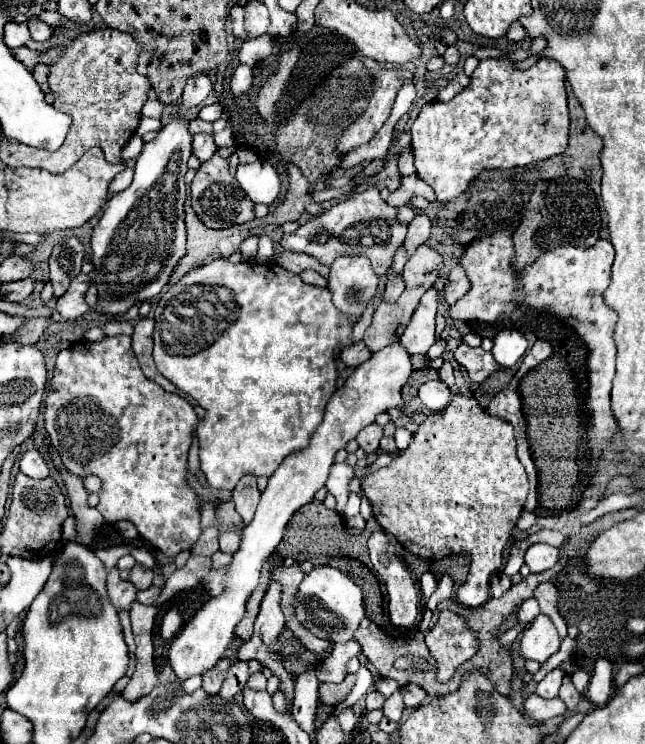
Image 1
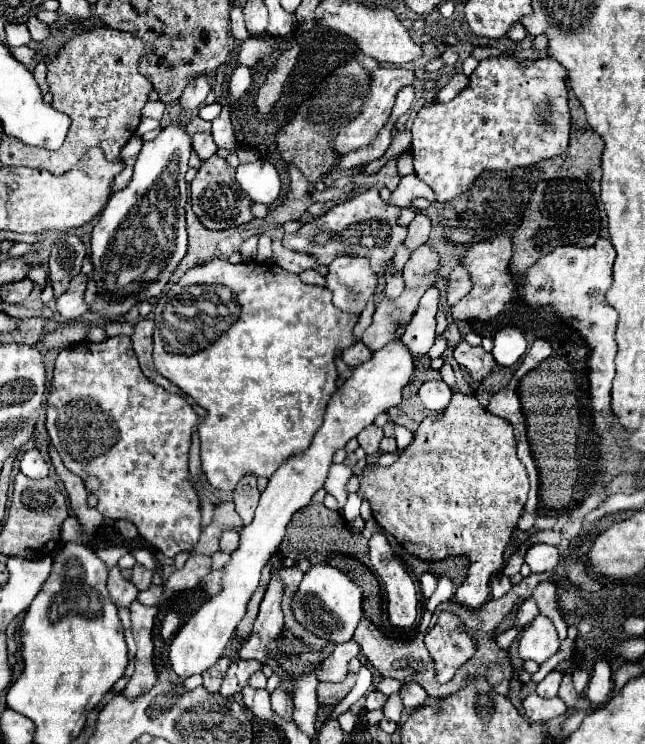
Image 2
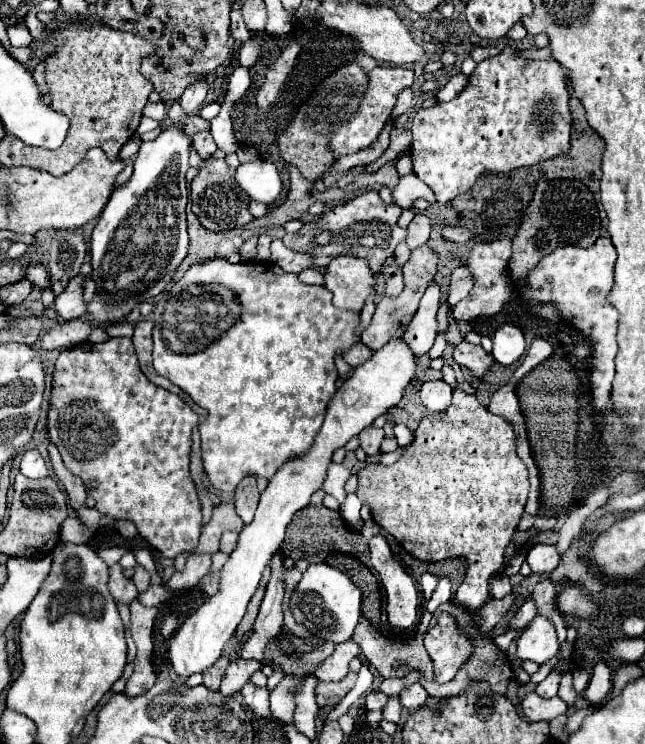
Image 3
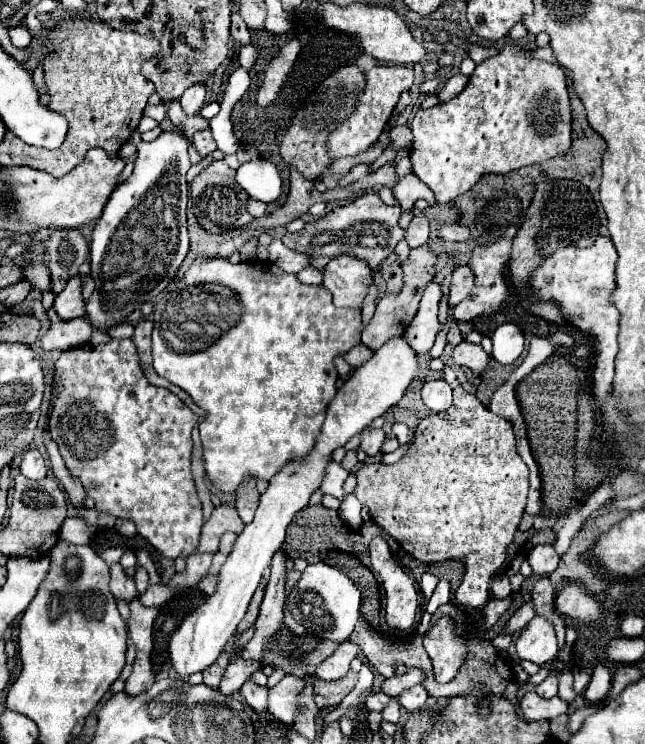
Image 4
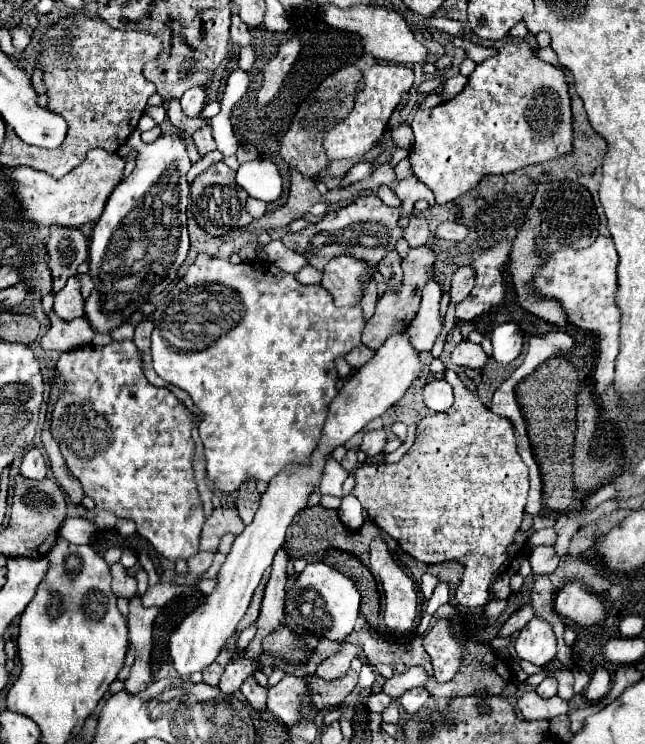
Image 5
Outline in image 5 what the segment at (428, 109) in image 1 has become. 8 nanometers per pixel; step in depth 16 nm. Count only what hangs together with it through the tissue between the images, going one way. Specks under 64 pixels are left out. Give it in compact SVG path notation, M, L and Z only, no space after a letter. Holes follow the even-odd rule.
M506 42L494 58L476 66L460 94L426 112L418 110L412 130L414 146L408 156L412 172L434 192L436 204L446 204L476 188L486 176L508 174L572 152L566 76L540 60L528 42Z

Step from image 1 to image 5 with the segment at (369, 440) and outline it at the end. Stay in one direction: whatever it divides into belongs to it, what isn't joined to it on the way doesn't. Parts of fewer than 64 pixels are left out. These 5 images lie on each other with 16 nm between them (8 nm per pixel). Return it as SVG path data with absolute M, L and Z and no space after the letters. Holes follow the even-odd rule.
M382 428L380 430L372 430L372 432L366 432L364 434L364 440L360 444L362 452L368 458L374 458L378 454L384 454L384 446L386 446L386 432Z

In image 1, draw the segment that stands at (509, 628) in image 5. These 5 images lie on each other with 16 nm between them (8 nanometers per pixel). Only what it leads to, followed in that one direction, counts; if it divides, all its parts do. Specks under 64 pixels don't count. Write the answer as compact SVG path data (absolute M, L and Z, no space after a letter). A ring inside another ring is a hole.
M530 598L530 600L522 602L522 606L518 608L516 618L518 618L518 624L528 624L528 622L530 622L534 616L538 616L538 614L540 614L538 602L536 602L534 598Z

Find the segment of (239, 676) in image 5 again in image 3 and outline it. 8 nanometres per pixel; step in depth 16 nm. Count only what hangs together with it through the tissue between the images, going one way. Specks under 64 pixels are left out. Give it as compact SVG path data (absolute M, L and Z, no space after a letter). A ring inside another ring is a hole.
M232 660L230 666L226 668L226 674L222 678L222 684L220 684L220 692L224 696L232 696L236 692L240 692L240 688L248 682L248 678L262 668L262 662L256 662L256 660Z

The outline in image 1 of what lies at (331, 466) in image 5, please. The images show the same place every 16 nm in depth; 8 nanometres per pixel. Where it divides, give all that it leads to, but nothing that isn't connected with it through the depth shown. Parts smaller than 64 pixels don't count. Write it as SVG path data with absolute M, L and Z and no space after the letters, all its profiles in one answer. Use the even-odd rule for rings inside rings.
M332 464L330 468L330 474L328 474L328 482L324 484L326 490L336 498L338 506L336 506L336 512L344 512L344 506L346 506L346 500L348 500L348 482L350 478L354 476L354 470L348 466L348 464Z

